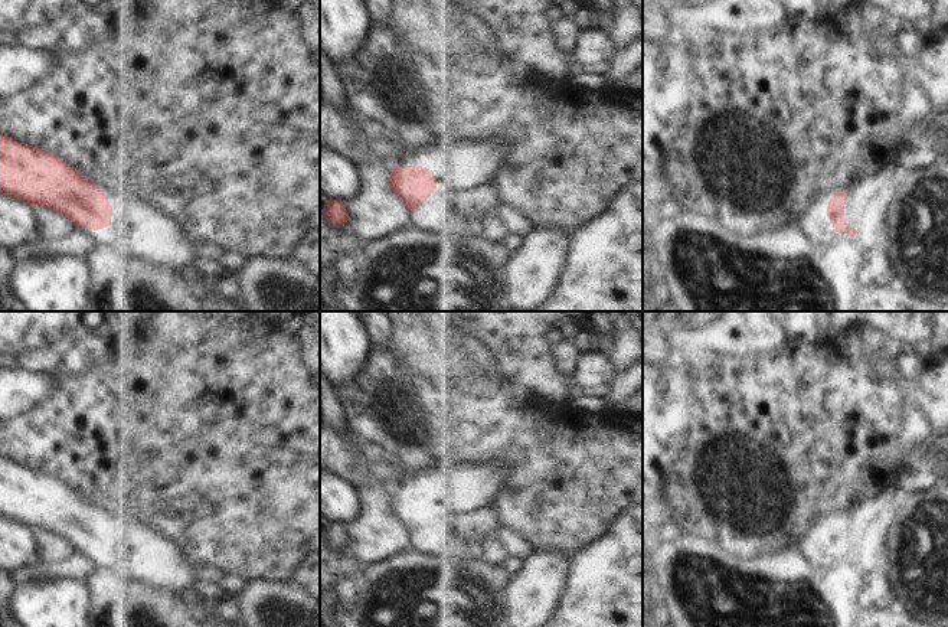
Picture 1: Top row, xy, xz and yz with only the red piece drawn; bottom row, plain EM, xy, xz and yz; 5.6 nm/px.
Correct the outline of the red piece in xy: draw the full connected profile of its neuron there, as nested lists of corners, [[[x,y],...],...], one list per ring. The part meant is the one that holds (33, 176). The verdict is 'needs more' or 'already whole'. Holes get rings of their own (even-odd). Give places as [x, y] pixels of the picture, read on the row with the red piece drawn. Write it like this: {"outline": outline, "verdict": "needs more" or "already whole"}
{"outline": [[[0,133],[0,193],[19,199],[32,208],[42,206],[65,215],[72,225],[94,231],[112,226],[127,249],[137,258],[179,271],[193,267],[197,244],[186,226],[158,208],[150,193],[140,192],[122,202],[115,210],[104,192],[78,169],[53,153],[22,144]]], "verdict": "needs more"}

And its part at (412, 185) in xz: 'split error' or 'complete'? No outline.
split error

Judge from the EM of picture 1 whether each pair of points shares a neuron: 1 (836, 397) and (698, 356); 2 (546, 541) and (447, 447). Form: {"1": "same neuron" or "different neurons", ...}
{"1": "same neuron", "2": "same neuron"}

